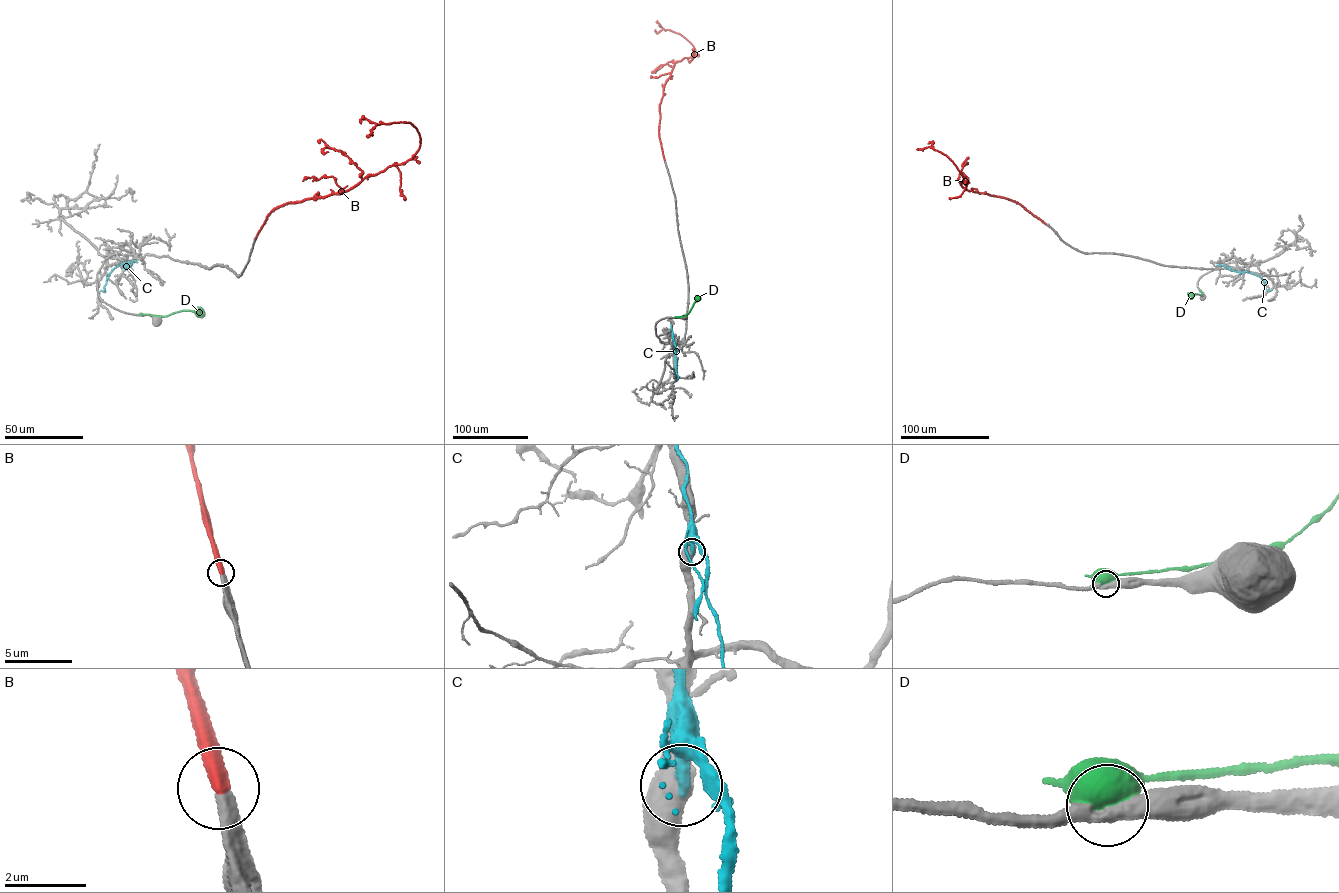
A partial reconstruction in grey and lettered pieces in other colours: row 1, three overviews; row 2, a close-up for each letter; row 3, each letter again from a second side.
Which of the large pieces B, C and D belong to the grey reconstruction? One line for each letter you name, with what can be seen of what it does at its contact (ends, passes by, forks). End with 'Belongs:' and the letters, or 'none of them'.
B: it ends
Belongs: B

